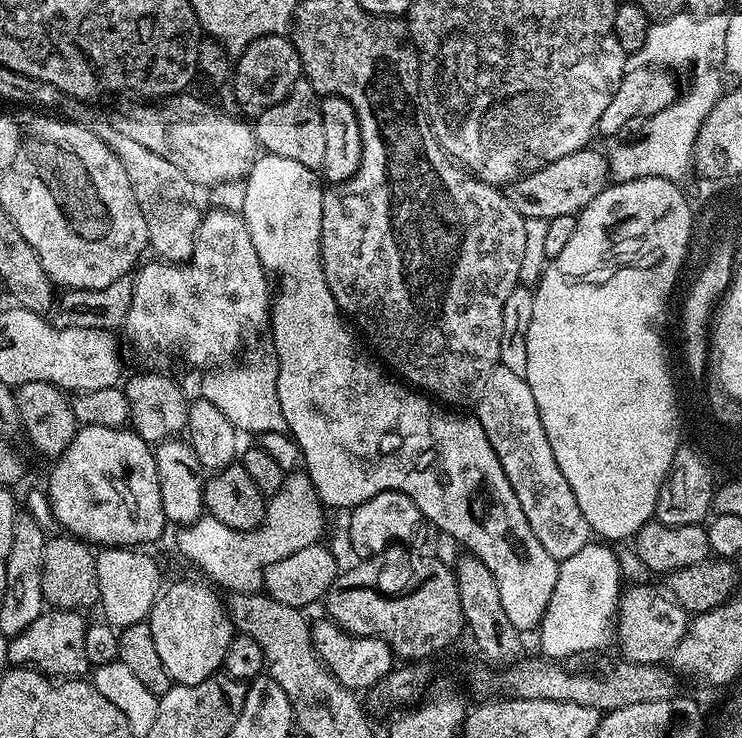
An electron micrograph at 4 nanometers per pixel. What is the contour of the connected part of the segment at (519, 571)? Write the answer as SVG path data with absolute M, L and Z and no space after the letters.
M260 154L252 164L243 185L244 201L240 212L246 222L246 230L250 230L250 242L254 242L254 250L262 262L264 271L275 279L276 276L280 279L280 285L277 288L275 285L274 299L270 304L270 333L272 332L272 344L276 347L274 359L276 361L276 381L278 382L278 402L282 406L285 427L296 439L296 445L300 447L303 467L318 494L320 503L329 509L351 510L362 502L374 498L374 494L379 492L406 494L418 506L418 510L424 515L424 519L429 525L433 524L434 527L441 528L446 535L453 536L460 544L465 544L468 547L465 549L480 559L486 566L486 570L490 570L490 574L494 574L494 582L498 582L498 594L502 597L502 606L506 609L510 623L521 634L528 634L531 628L532 631L539 629L540 620L547 610L550 596L554 594L554 584L558 582L559 563L553 556L546 554L542 542L538 542L538 538L534 538L534 530L530 530L530 526L526 522L526 514L522 514L522 506L518 506L518 494L514 494L514 486L510 486L510 478L506 478L506 470L502 470L502 462L498 462L498 454L494 454L494 446L490 446L490 438L486 438L486 430L482 430L480 421L476 419L475 415L459 416L456 413L459 411L441 406L435 399L429 398L419 390L413 390L407 383L401 382L391 375L384 376L385 369L375 359L372 361L360 349L360 344L356 341L357 333L353 331L349 321L345 319L339 306L336 305L334 294L330 294L330 286L326 282L326 274L322 270L320 239L322 238L324 188L321 177L310 166L302 166L302 162L293 162L290 158L278 158L278 154Z

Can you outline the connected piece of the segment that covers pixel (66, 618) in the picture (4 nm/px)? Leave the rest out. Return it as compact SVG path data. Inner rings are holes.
M52 608L46 610L38 618L34 618L34 622L30 622L30 626L26 626L26 630L22 630L22 634L11 637L8 640L8 662L12 666L27 666L34 668L38 672L43 672L49 678L80 678L89 671L90 665L84 651L86 650L86 630L89 621L83 620L79 611L70 608Z

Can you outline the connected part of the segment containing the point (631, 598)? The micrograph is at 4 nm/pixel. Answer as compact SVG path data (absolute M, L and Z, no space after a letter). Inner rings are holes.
M655 583L634 584L623 589L614 636L620 640L623 659L635 664L663 665L688 633L690 613L668 595L655 588Z

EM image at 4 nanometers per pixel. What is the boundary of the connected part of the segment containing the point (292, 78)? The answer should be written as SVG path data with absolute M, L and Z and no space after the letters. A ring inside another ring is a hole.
M287 35L263 36L239 53L230 81L231 95L245 117L255 118L285 100L301 78L300 55L291 39Z

